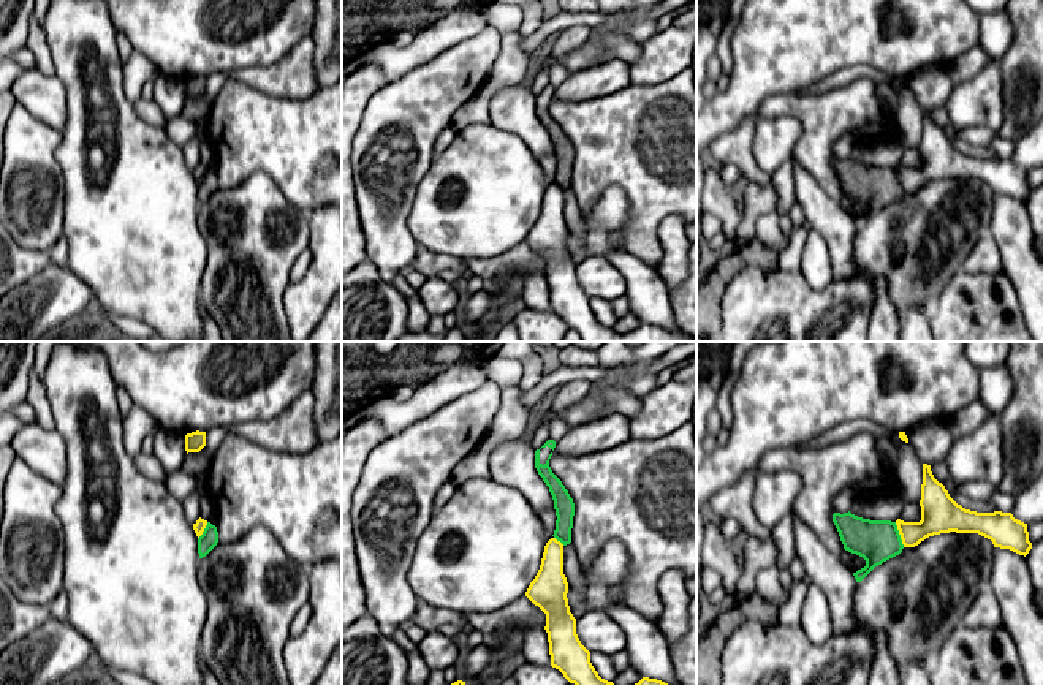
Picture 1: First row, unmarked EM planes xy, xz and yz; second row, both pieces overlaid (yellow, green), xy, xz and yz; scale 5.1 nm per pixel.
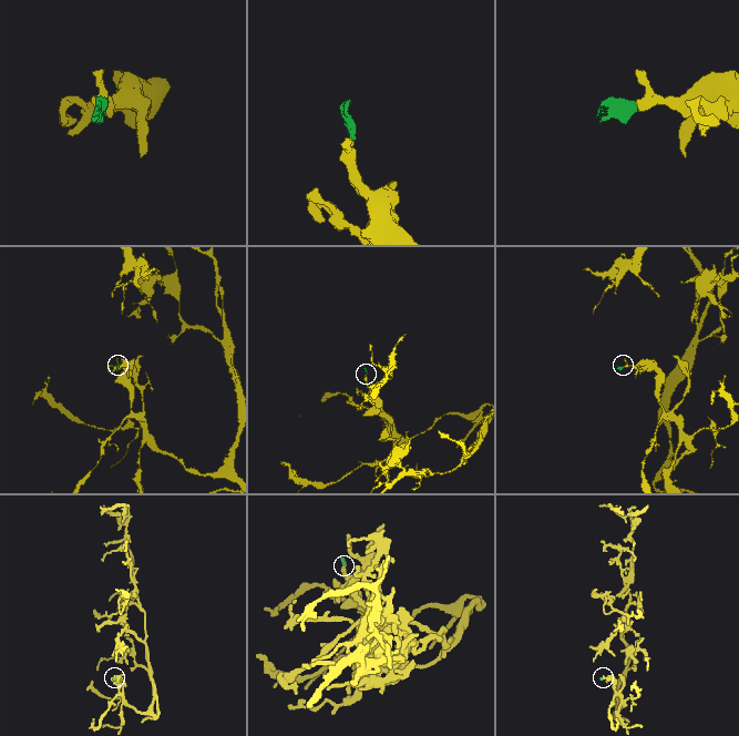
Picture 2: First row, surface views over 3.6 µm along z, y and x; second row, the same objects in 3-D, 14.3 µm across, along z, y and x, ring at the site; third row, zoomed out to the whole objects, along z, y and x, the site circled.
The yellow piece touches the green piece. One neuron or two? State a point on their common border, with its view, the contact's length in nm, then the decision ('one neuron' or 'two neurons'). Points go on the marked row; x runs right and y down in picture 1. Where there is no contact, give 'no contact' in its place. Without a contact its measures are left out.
meets yellow in yz at (899, 533); contact 140 nm long; two neurons

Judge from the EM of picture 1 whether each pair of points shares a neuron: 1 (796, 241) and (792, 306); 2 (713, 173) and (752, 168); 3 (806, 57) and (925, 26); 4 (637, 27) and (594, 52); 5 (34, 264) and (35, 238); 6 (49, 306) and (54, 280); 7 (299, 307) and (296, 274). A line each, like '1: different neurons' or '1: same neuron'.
1: different neurons
2: different neurons
3: same neuron
4: same neuron
5: different neurons
6: same neuron
7: different neurons

